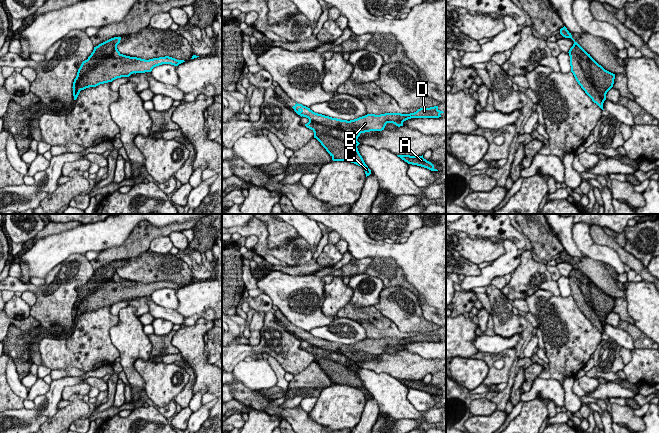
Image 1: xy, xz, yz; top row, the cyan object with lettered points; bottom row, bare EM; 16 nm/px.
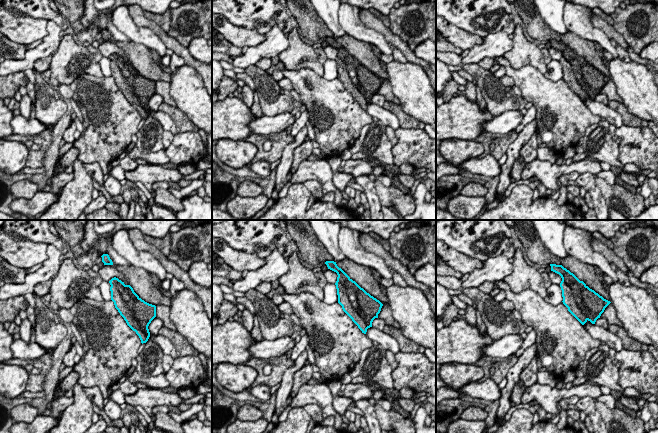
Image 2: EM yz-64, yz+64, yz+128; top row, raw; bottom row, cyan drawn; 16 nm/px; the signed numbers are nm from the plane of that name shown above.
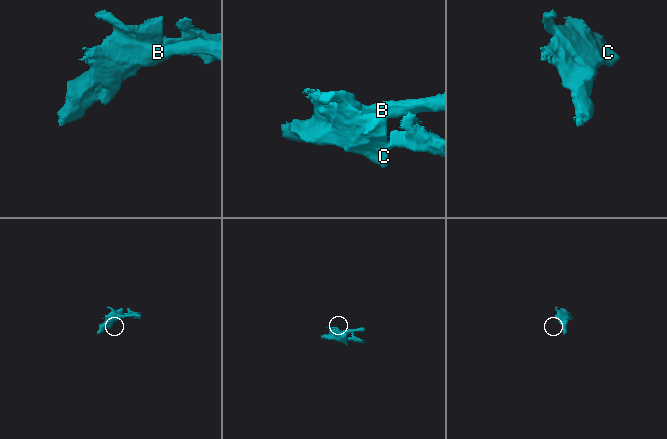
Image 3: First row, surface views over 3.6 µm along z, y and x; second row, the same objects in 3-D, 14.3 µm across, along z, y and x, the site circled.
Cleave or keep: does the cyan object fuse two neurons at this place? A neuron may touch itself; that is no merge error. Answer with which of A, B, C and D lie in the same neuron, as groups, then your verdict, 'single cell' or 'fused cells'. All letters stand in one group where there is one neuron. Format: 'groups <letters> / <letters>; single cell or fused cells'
groups A C / B D; fused cells

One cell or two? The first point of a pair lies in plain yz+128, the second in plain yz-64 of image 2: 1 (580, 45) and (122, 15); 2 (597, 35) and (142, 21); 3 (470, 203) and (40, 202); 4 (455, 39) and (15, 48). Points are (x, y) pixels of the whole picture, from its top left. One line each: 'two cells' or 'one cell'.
1: two cells
2: two cells
3: one cell
4: two cells

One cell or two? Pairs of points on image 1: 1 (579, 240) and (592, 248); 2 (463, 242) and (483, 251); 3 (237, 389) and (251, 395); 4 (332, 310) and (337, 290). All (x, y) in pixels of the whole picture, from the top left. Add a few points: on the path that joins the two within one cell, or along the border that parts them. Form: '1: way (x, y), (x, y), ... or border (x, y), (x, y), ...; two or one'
1: way (582, 241), (589, 248); one
2: way (468, 247), (471, 250), (478, 251); one
3: way (240, 392), (243, 395), (248, 395); one
4: way (332, 305), (337, 295); one

